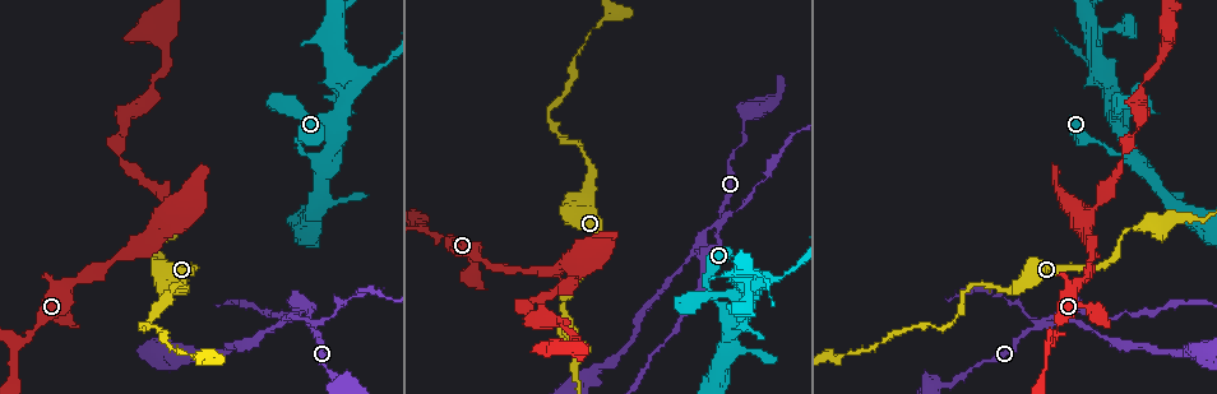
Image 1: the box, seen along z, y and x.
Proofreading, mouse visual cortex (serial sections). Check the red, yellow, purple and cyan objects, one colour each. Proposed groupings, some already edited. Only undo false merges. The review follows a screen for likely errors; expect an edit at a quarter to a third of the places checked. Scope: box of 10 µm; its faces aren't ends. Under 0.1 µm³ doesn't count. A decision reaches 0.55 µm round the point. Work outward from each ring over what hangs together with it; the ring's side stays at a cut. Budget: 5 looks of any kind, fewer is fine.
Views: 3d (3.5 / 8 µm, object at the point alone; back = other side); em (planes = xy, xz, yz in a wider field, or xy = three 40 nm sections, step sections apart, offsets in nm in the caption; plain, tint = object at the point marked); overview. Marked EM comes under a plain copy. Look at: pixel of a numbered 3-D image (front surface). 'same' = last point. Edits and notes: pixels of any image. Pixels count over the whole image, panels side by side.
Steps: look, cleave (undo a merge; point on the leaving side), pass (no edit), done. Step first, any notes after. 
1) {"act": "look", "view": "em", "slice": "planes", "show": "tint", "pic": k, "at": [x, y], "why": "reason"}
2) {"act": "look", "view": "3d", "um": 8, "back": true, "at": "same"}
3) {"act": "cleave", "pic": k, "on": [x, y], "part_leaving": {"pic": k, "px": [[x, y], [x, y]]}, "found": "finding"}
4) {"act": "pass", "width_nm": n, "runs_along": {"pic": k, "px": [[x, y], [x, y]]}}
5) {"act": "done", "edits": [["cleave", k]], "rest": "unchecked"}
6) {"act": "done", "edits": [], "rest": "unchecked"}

{"act": "look", "view": "3d", "um": 8, "pic": 1, "at": [1087, 228], "why": "side arm on a straight run"}

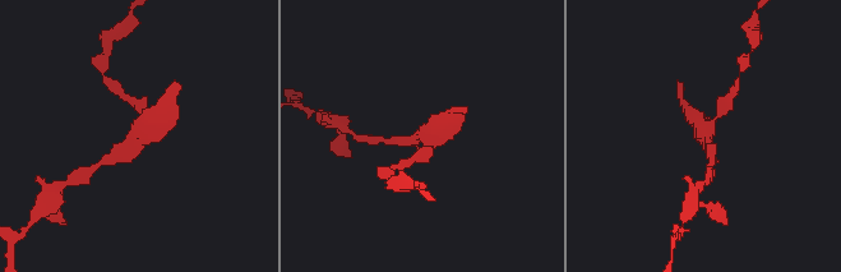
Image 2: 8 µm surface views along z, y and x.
{"act": "look", "view": "3d", "um": 3.5, "at": "same", "why": "closer look"}

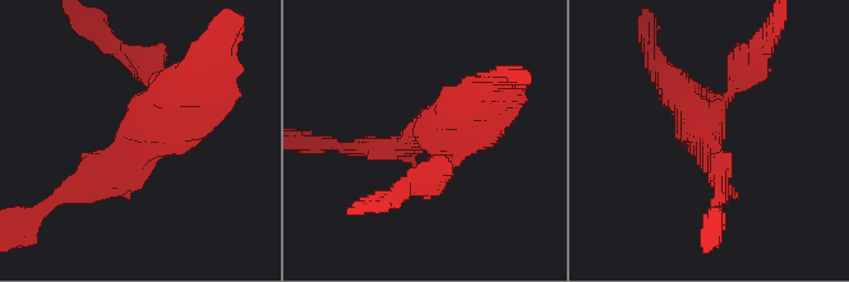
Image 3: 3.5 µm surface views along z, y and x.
{"act": "look", "view": "em", "slice": "xy", "step": 2, "show": "tint", "pic": 3, "at": [148, 133]}

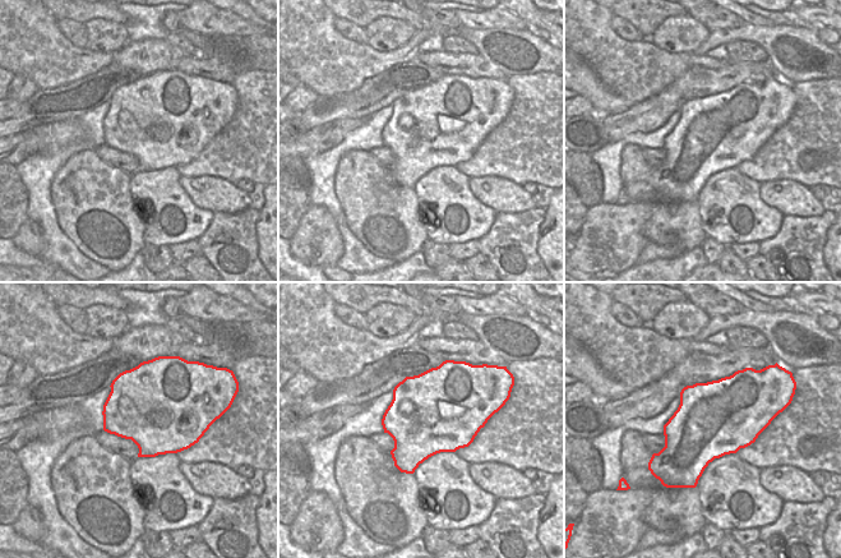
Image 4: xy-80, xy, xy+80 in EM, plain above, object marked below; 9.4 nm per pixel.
{"act": "pass", "width_nm": 800, "runs_along": {"pic": 3, "px": [[96, 172], [170, 110], [143, 63]]}, "found": "one cell here"}

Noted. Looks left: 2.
{"act": "look", "view": "3d", "um": 3.5, "pic": 1, "at": [1043, 322], "why": "four arms meet"}

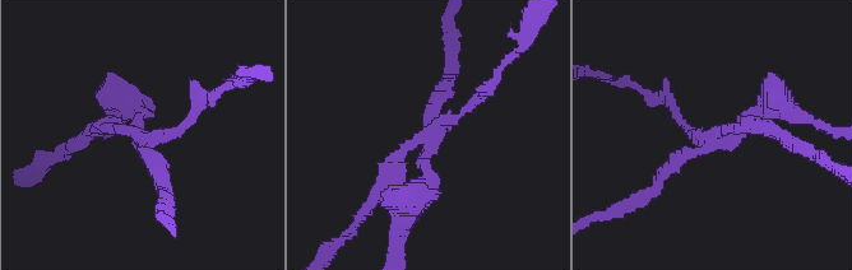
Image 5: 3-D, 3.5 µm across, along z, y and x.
{"act": "look", "view": "em", "slice": "planes", "show": "tint", "pic": 5, "at": [718, 139], "why": "shape alone is not enough"}

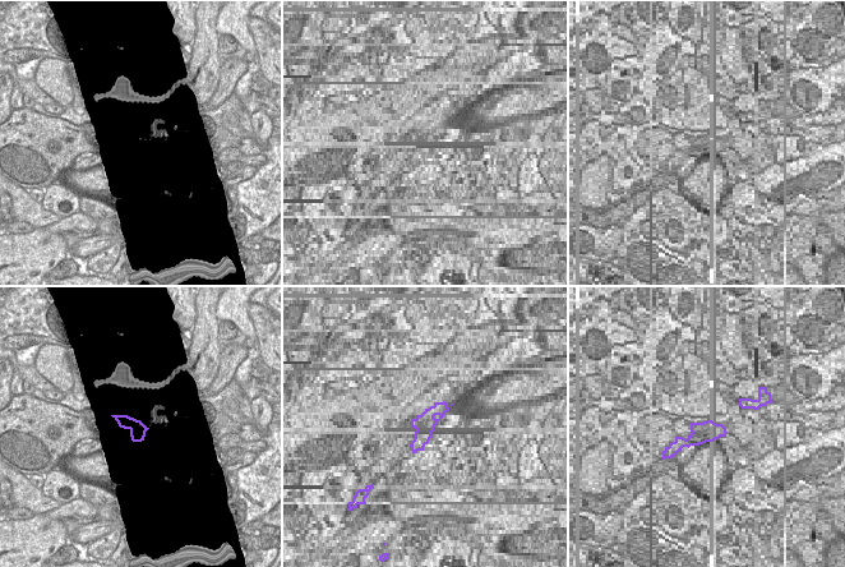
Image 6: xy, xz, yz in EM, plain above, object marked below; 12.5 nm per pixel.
{"act": "cleave", "pic": 5, "on": [387, 172], "width_nm": 220, "part_leaving": {"pic": 5, "px": [[426, 138], [403, 150], [356, 226]]}, "found": "a second cell is stuck on"}

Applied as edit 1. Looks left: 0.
{"act": "done", "edits": [["cleave", 5]], "rest": "unchecked"}

